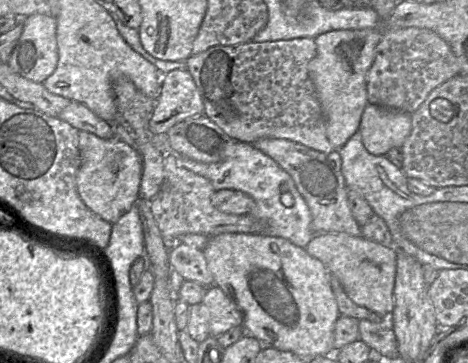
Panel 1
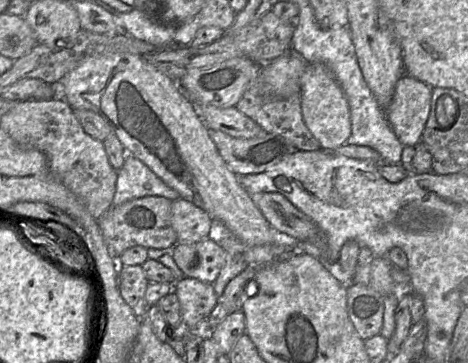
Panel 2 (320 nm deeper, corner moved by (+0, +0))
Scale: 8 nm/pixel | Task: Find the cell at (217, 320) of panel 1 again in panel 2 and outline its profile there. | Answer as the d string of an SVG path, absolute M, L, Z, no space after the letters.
M194 278L177 280L173 292L180 303L183 330L198 330L219 302L213 284Z

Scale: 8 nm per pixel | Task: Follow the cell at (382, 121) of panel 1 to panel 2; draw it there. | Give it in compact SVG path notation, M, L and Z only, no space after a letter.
M406 74L398 80L385 116L403 146L413 146L421 141L433 88Z

